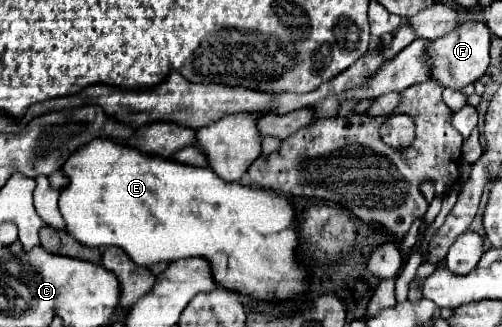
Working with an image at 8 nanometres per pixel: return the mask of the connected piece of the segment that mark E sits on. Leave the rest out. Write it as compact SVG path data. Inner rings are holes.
M94 138L92 142L88 142L88 146L78 148L62 166L66 184L60 190L60 214L66 222L66 230L84 246L92 246L92 248L102 248L102 246L118 246L122 250L126 250L126 254L130 254L130 258L134 262L138 262L138 266L152 266L158 262L172 262L178 258L190 258L190 256L206 256L206 260L212 264L214 270L214 278L218 278L218 282L230 290L242 292L242 294L250 294L258 300L268 300L268 298L278 298L278 300L286 300L286 298L294 298L294 296L302 296L306 292L306 270L304 266L298 266L298 258L294 258L294 246L298 236L294 234L294 208L290 206L290 202L274 192L264 192L264 190L254 190L250 186L242 186L238 182L226 182L222 180L216 172L212 172L210 168L196 168L196 166L188 166L182 162L174 162L168 158L158 158L158 156L150 156L144 154L136 148L124 146L114 142L112 138Z

